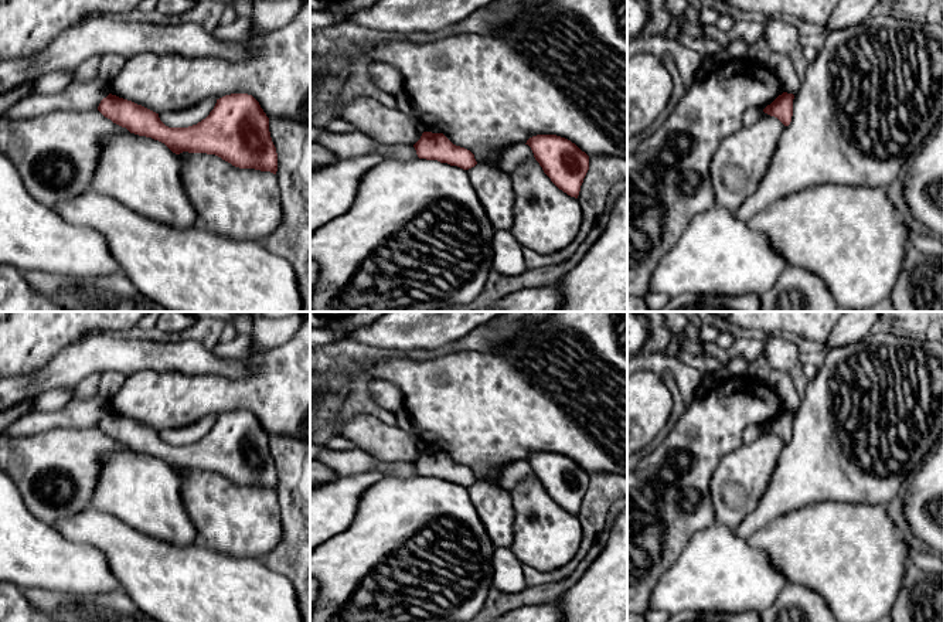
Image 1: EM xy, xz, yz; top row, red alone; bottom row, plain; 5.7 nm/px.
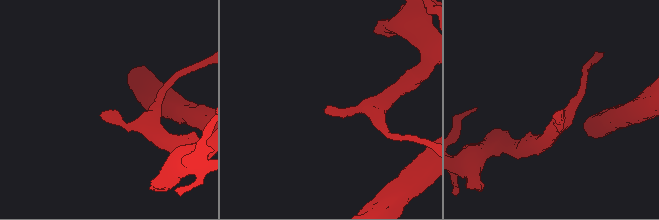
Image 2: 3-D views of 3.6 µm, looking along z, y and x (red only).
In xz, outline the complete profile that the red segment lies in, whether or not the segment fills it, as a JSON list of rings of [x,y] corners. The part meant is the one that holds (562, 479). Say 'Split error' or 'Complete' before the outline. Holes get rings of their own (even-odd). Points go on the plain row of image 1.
Complete. [[[537,452],[525,462],[531,465],[551,499],[568,513],[578,516],[589,487],[589,473],[571,458],[556,452]]]

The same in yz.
Complete. [[[783,409],[763,429],[777,435],[784,443],[789,443],[793,434],[793,411]]]

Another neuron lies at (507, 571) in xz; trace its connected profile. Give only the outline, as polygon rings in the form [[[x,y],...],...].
[[[510,547],[493,550],[493,587],[505,594],[515,594],[527,587],[522,562],[514,555]]]

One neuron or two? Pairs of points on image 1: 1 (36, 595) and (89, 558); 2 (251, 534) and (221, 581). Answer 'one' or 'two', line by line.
1: two
2: two

